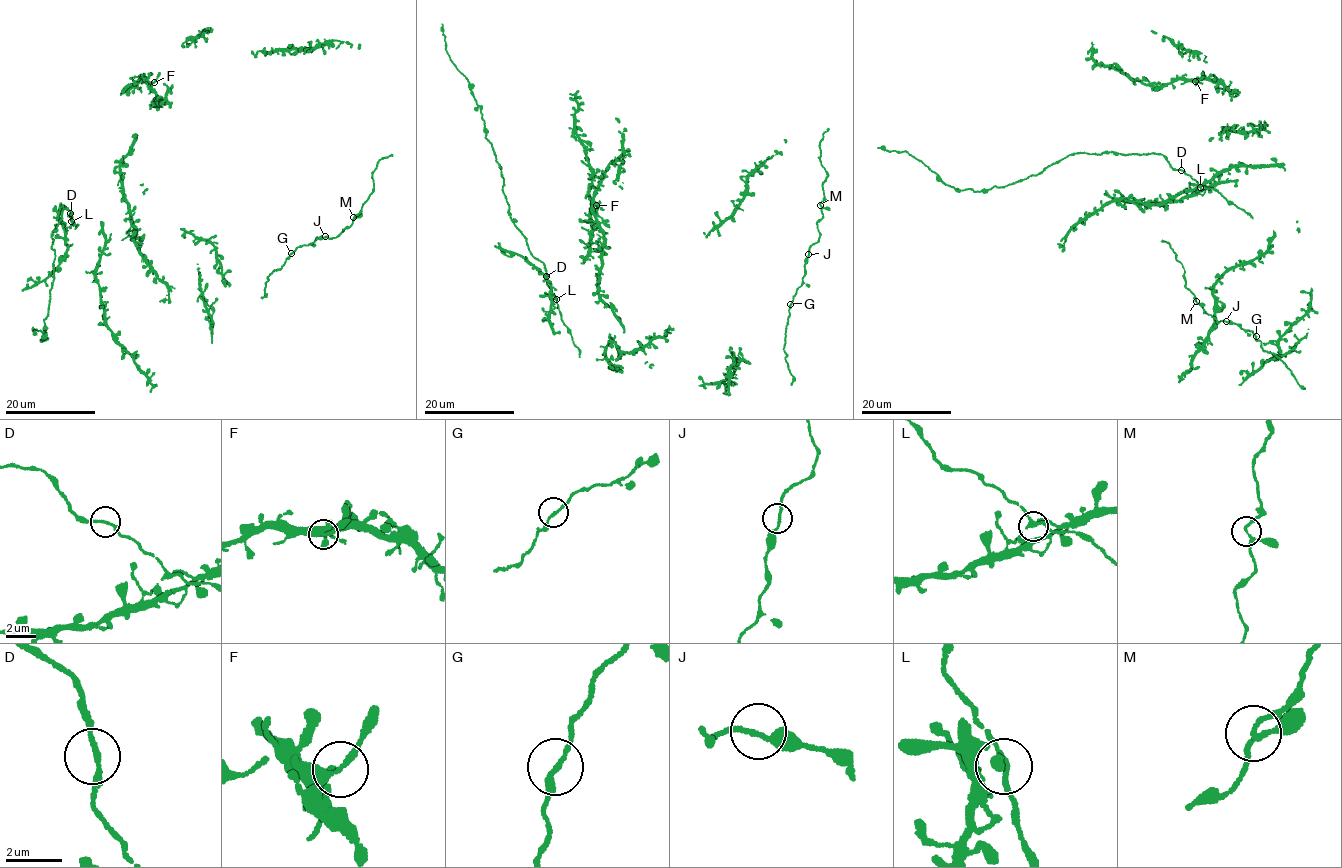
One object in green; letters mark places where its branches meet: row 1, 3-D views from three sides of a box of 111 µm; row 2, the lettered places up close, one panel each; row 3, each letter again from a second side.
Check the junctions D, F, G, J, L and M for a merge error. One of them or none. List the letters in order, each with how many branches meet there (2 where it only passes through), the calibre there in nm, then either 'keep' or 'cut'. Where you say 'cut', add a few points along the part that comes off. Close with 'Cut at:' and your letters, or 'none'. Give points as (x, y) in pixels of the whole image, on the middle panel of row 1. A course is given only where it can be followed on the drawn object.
D: 2 | 180 nm | keep
F: 3 | 240 nm | keep
G: 2 | 160 nm | keep
J: 2 | 150 nm | keep
L: 3 | 190 nm | keep
M: 3 | 150 nm | keep
Cut at: none

